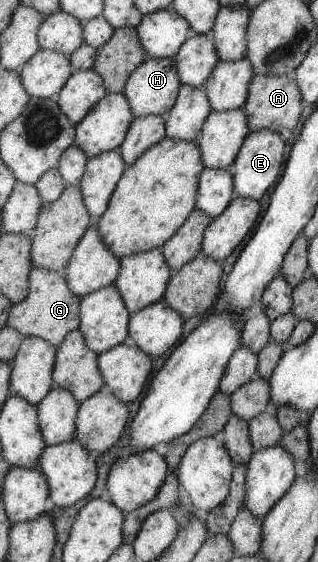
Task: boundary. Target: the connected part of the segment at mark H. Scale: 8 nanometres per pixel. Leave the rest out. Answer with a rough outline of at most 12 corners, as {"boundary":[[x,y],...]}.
{"boundary":[[150,57],[124,93],[136,117],[165,116],[182,85],[173,57]]}

